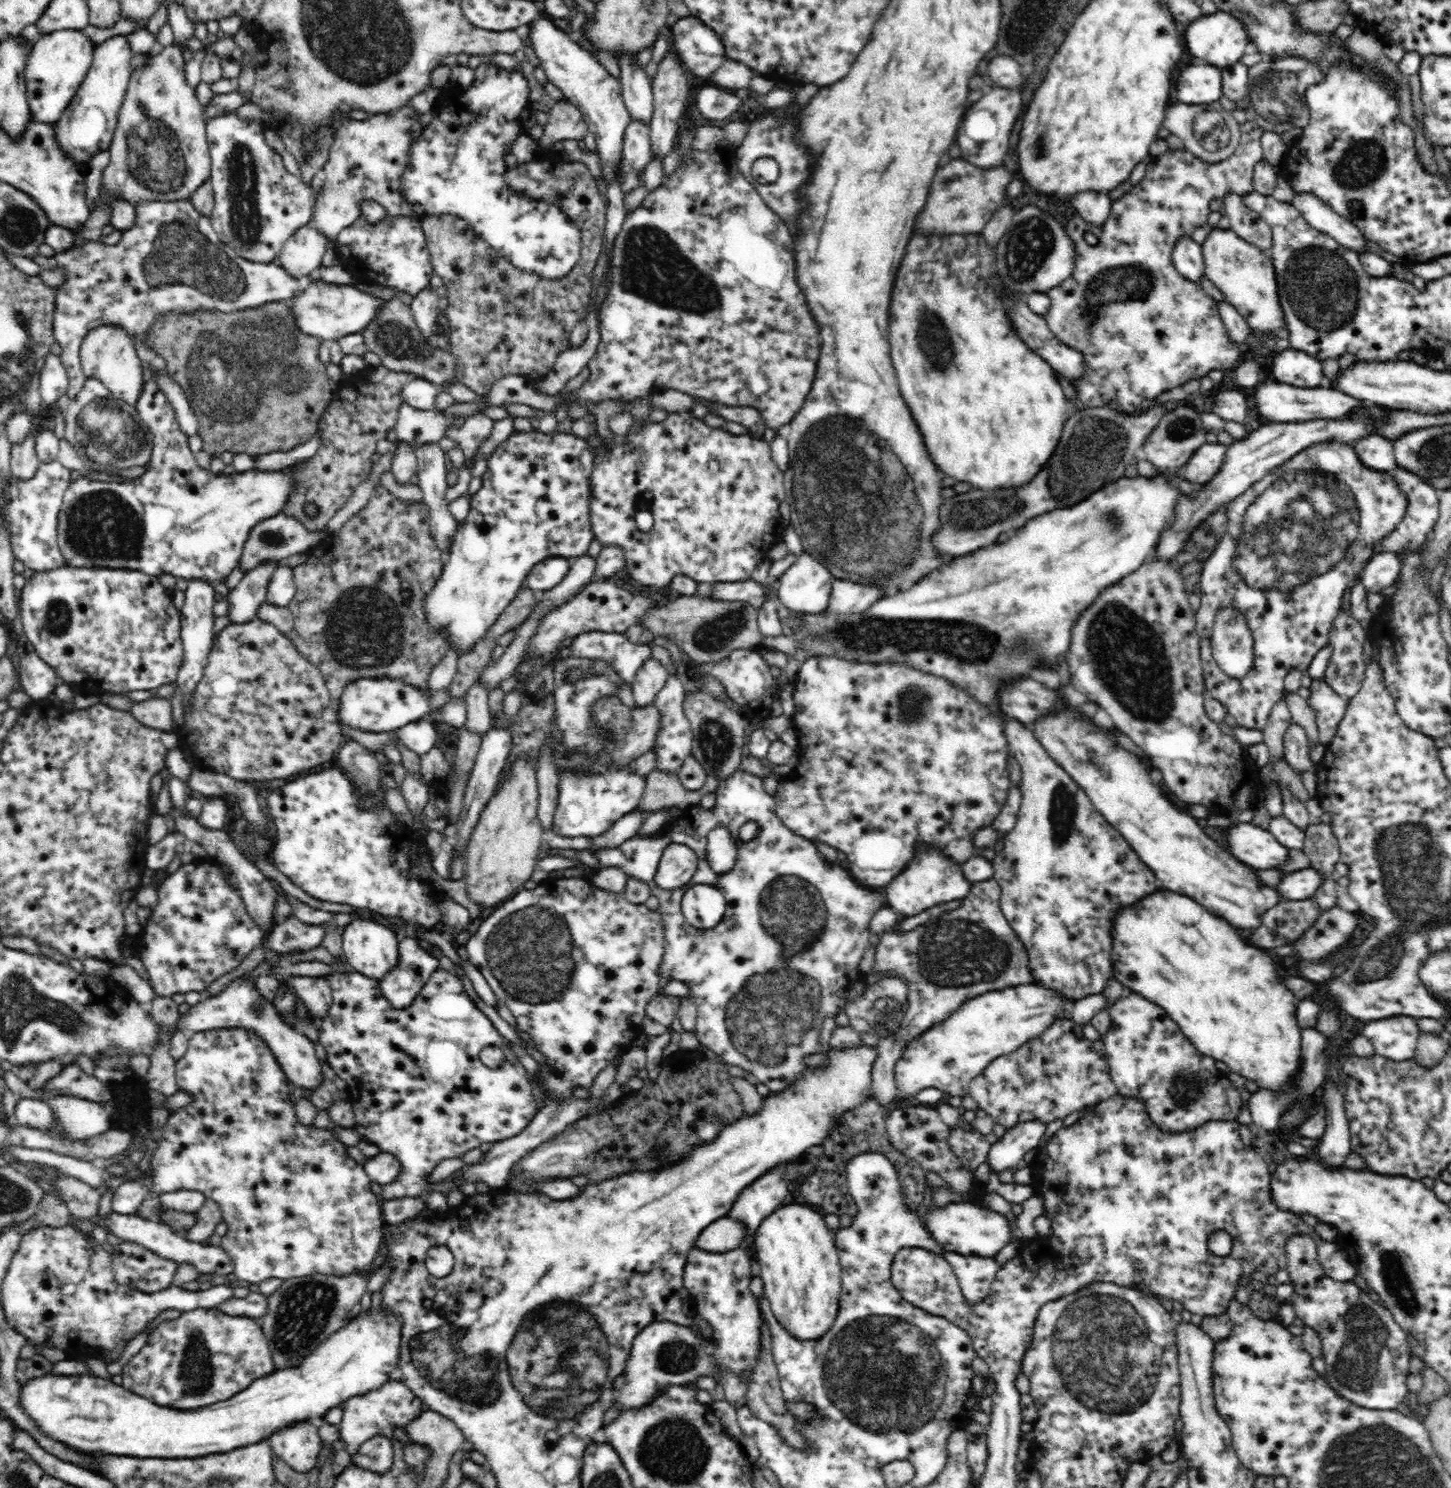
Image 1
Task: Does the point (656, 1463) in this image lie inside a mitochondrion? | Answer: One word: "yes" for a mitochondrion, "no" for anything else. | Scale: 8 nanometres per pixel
yes

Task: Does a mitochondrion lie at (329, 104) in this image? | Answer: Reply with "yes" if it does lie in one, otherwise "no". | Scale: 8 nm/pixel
no

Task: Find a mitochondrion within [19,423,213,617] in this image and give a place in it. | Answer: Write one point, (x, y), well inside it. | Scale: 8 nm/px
(101, 525)

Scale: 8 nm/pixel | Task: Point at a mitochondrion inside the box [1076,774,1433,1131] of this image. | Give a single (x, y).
(1379, 965)

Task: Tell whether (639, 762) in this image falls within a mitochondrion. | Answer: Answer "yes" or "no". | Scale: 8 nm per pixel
no

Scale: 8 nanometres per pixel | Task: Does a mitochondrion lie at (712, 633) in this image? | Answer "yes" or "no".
yes

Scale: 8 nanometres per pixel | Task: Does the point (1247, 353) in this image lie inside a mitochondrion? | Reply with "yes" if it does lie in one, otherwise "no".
no

